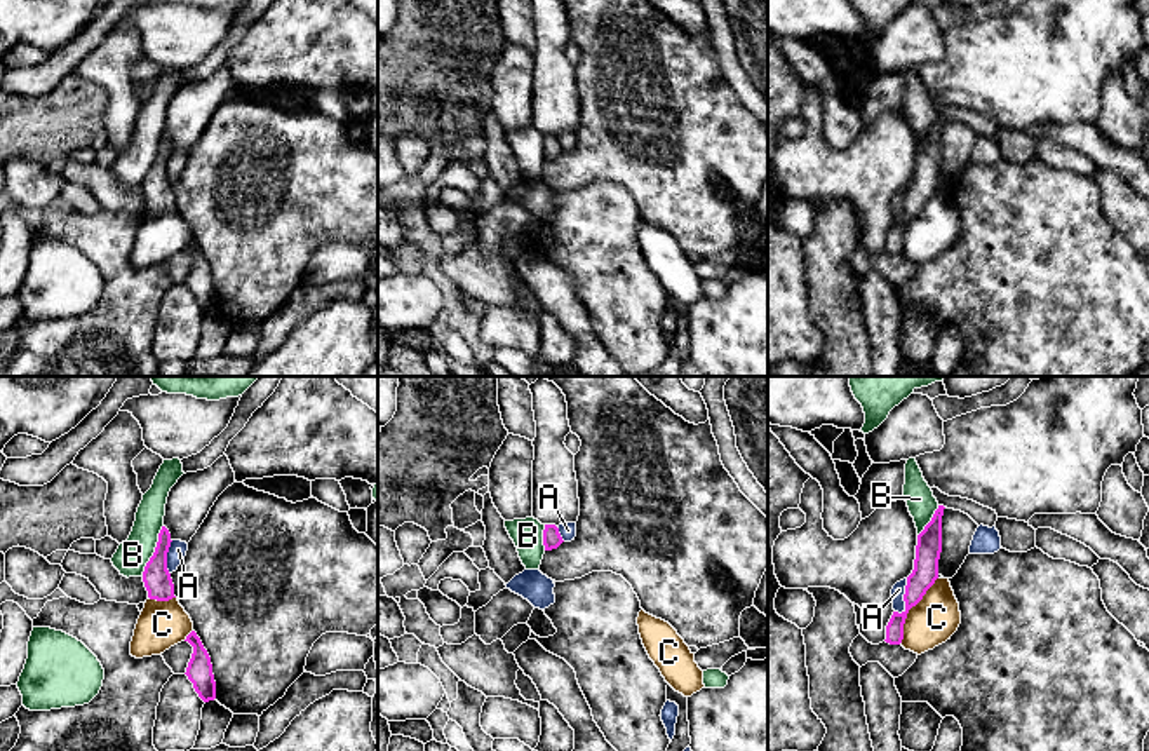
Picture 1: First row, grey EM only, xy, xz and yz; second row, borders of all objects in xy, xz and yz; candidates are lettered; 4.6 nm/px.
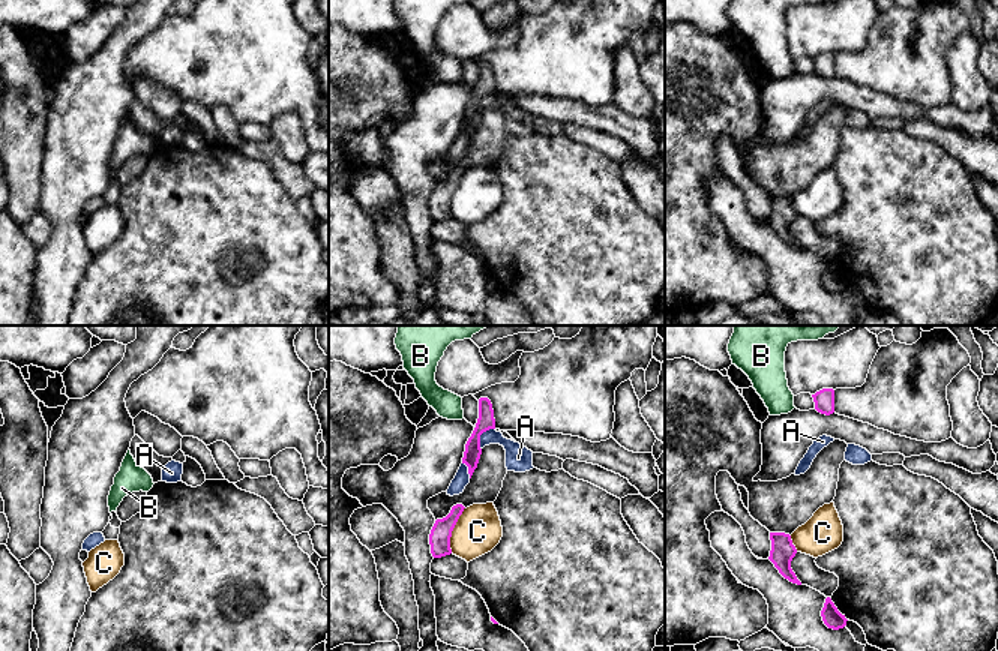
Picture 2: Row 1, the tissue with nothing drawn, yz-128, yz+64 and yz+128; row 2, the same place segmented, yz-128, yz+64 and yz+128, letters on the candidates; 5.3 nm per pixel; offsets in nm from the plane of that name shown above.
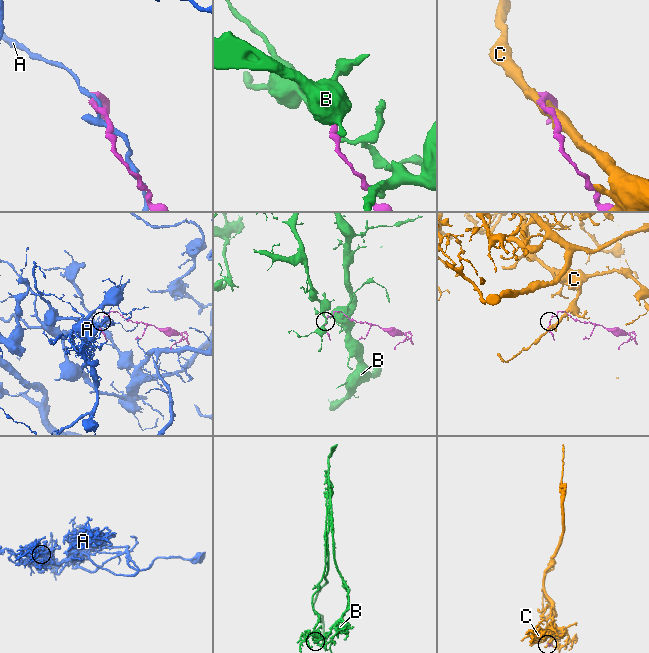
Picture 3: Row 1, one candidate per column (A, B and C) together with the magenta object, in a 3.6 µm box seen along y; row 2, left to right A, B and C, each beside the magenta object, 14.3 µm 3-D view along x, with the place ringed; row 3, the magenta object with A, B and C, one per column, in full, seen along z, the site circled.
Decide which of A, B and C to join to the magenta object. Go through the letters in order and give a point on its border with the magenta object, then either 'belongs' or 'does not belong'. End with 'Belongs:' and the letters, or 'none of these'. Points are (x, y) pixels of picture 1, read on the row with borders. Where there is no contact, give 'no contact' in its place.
A: meets magenta in yz at (904, 596); does not belong
B: meets magenta in xy at (155, 551); does not belong
C: meets magenta in yz at (909, 608); does not belong
Belongs: none of these

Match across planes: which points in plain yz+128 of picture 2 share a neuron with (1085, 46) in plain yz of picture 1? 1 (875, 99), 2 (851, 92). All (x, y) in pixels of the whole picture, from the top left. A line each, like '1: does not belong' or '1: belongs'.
1: does not belong
2: does not belong

